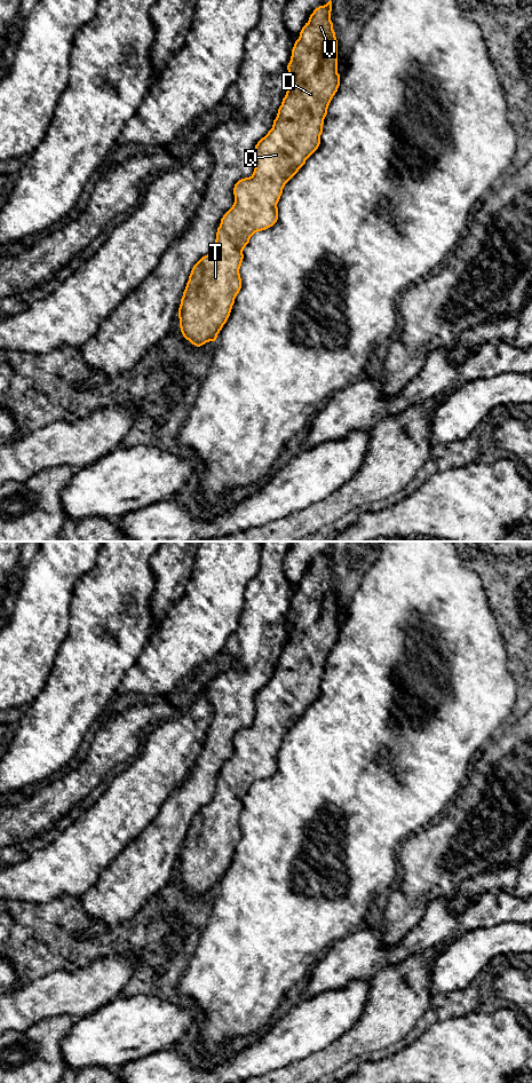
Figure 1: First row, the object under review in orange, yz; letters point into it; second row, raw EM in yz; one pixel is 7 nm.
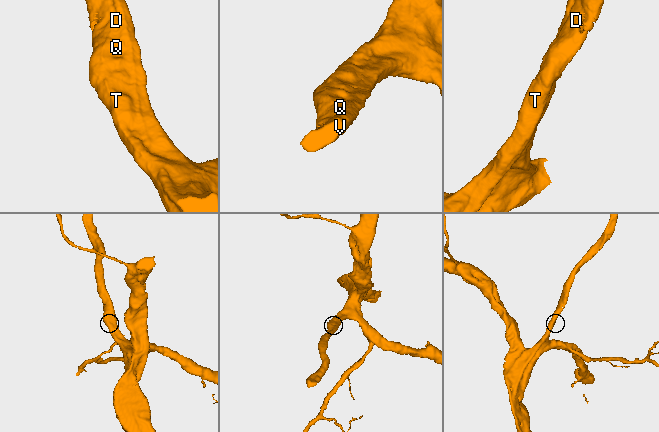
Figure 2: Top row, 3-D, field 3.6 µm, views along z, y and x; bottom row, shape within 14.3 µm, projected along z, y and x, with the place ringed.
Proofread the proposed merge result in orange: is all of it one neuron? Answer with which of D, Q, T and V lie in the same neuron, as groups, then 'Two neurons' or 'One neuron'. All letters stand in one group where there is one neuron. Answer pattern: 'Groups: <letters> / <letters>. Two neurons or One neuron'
Groups: D Q T V. One neuron

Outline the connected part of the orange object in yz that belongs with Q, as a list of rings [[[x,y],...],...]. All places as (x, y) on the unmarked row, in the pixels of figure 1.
[[[329,550],[316,558],[302,577],[287,615],[288,639],[272,678],[255,695],[254,721],[249,727],[241,728],[235,734],[235,752],[221,768],[213,798],[193,815],[189,825],[178,857],[178,868],[183,886],[197,896],[216,890],[241,838],[239,819],[244,798],[255,782],[265,780],[277,772],[277,753],[285,734],[320,694],[324,669],[340,635],[338,590],[331,561]]]

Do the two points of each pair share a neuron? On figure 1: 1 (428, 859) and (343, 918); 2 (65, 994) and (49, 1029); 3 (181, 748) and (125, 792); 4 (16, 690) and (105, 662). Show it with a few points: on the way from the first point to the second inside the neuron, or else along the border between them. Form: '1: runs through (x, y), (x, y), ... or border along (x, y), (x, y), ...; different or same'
1: border along (399, 847), (398, 875); different
2: border along (76, 1018), (56, 1014), (41, 1018), (31, 1026); different
3: runs through (167, 760), (139, 789); same
4: border along (56, 656), (44, 689), (31, 704); different

